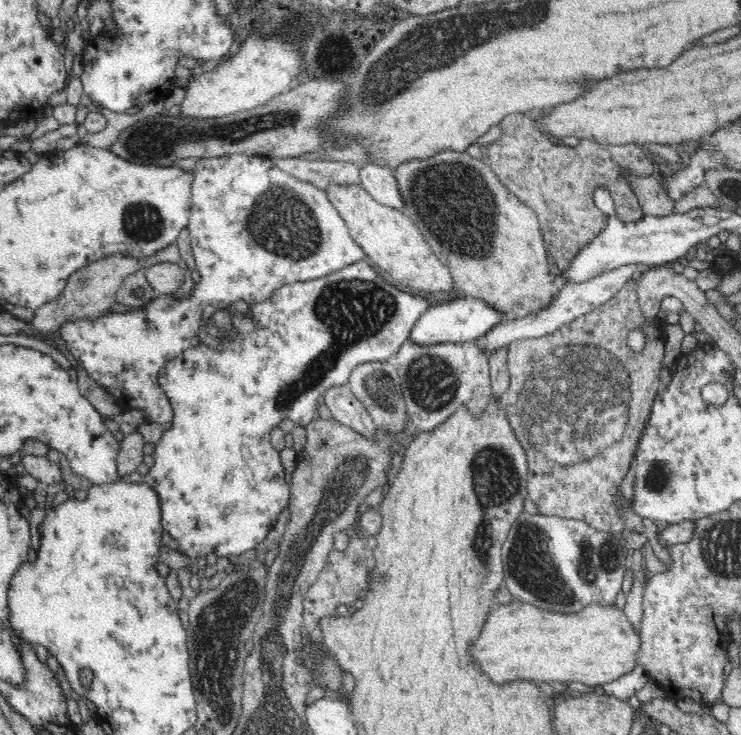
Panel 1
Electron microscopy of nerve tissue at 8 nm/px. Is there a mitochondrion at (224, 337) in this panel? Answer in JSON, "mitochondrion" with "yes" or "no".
{"mitochondrion":"no"}

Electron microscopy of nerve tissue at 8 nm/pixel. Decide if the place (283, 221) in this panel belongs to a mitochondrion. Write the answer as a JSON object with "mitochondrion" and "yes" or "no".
{"mitochondrion":"yes"}

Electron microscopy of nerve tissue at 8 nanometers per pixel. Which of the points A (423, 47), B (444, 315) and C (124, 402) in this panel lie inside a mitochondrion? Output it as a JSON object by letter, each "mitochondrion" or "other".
{"A":"mitochondrion","B":"other","C":"other"}

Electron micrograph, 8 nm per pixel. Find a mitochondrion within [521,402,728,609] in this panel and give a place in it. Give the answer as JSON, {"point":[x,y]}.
{"point":[661,478]}

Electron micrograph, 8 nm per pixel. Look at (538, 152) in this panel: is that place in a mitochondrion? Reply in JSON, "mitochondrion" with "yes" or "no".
{"mitochondrion":"no"}

